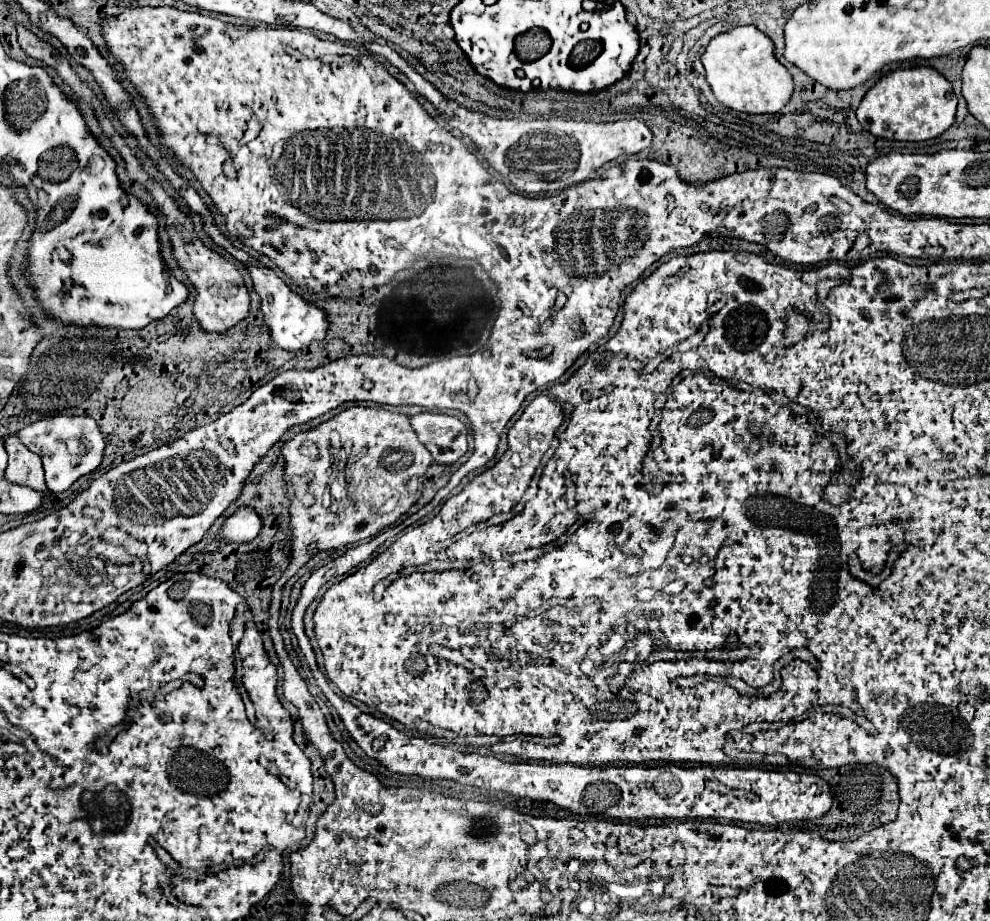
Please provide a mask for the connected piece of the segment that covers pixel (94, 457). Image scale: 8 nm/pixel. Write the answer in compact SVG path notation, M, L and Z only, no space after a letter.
M54 415L44 417L18 431L20 441L36 455L40 455L46 475L46 487L50 493L60 493L72 487L72 483L98 469L104 457L106 441L98 423L88 415Z

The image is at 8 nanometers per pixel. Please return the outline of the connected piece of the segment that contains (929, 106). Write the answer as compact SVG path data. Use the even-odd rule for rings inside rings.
M932 67L896 69L884 75L862 99L856 117L874 137L896 141L926 141L942 135L956 113L956 95L950 81Z

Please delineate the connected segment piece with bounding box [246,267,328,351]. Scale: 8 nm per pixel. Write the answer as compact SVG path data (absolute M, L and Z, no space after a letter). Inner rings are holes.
M247 267L246 271L253 281L256 293L262 297L264 321L268 323L272 341L278 347L288 349L288 351L300 351L300 349L308 347L310 343L322 341L326 337L328 319L326 319L326 313L322 309L308 303L302 295L292 293L292 289L273 271L259 267Z

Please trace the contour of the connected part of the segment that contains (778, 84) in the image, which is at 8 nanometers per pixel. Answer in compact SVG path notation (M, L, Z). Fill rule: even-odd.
M752 25L736 27L714 37L702 55L702 65L716 99L734 111L778 113L794 93L792 75L774 57L774 43Z

